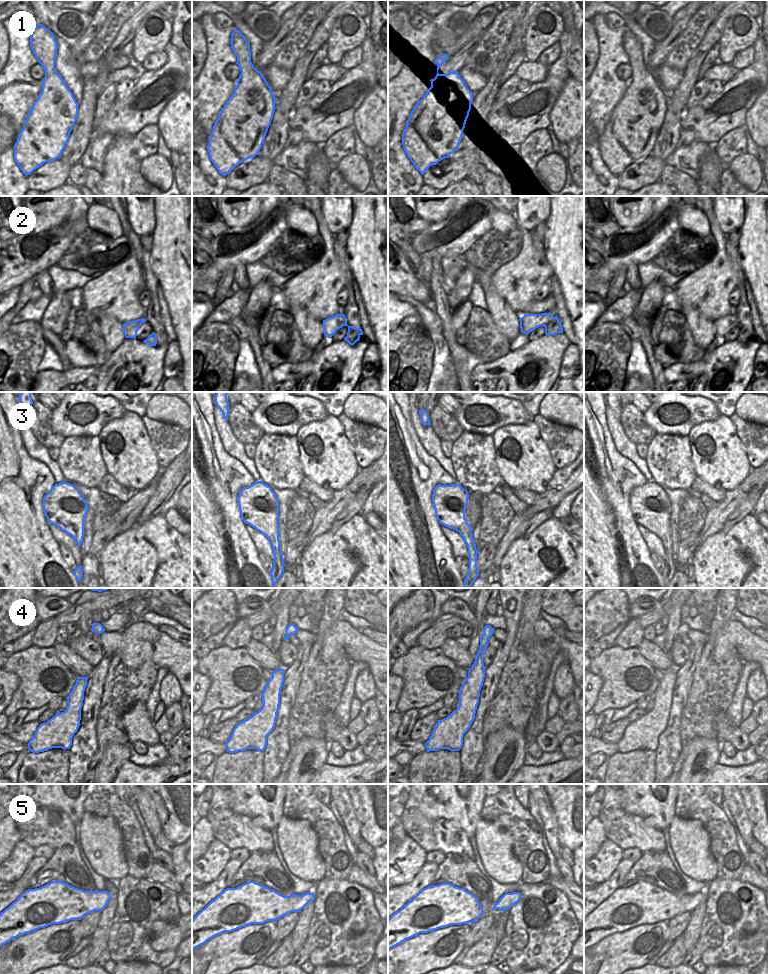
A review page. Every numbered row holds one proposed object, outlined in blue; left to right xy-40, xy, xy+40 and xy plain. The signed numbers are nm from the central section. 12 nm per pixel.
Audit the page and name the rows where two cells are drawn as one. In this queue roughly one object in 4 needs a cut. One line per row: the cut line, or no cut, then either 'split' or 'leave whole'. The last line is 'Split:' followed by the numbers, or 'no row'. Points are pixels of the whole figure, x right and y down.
1: no cut | leave whole
2: xy (348, 326), (360, 334) | split
3: xy+40 (475, 547), (468, 549) | split
4: no cut | leave whole
5: no cut | leave whole
Split: 2, 3

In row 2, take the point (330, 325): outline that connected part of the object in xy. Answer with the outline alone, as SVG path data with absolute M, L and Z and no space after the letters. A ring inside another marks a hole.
M336 314L332 317L329 317L325 320L323 320L323 330L324 330L324 335L326 337L332 337L337 330L342 328L343 326L348 326L347 325L347 319L344 314ZM348 326L352 328L352 331L363 335L363 331L360 328L355 328L353 326Z

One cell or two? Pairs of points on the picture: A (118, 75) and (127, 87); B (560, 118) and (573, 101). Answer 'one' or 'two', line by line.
A: two
B: one

